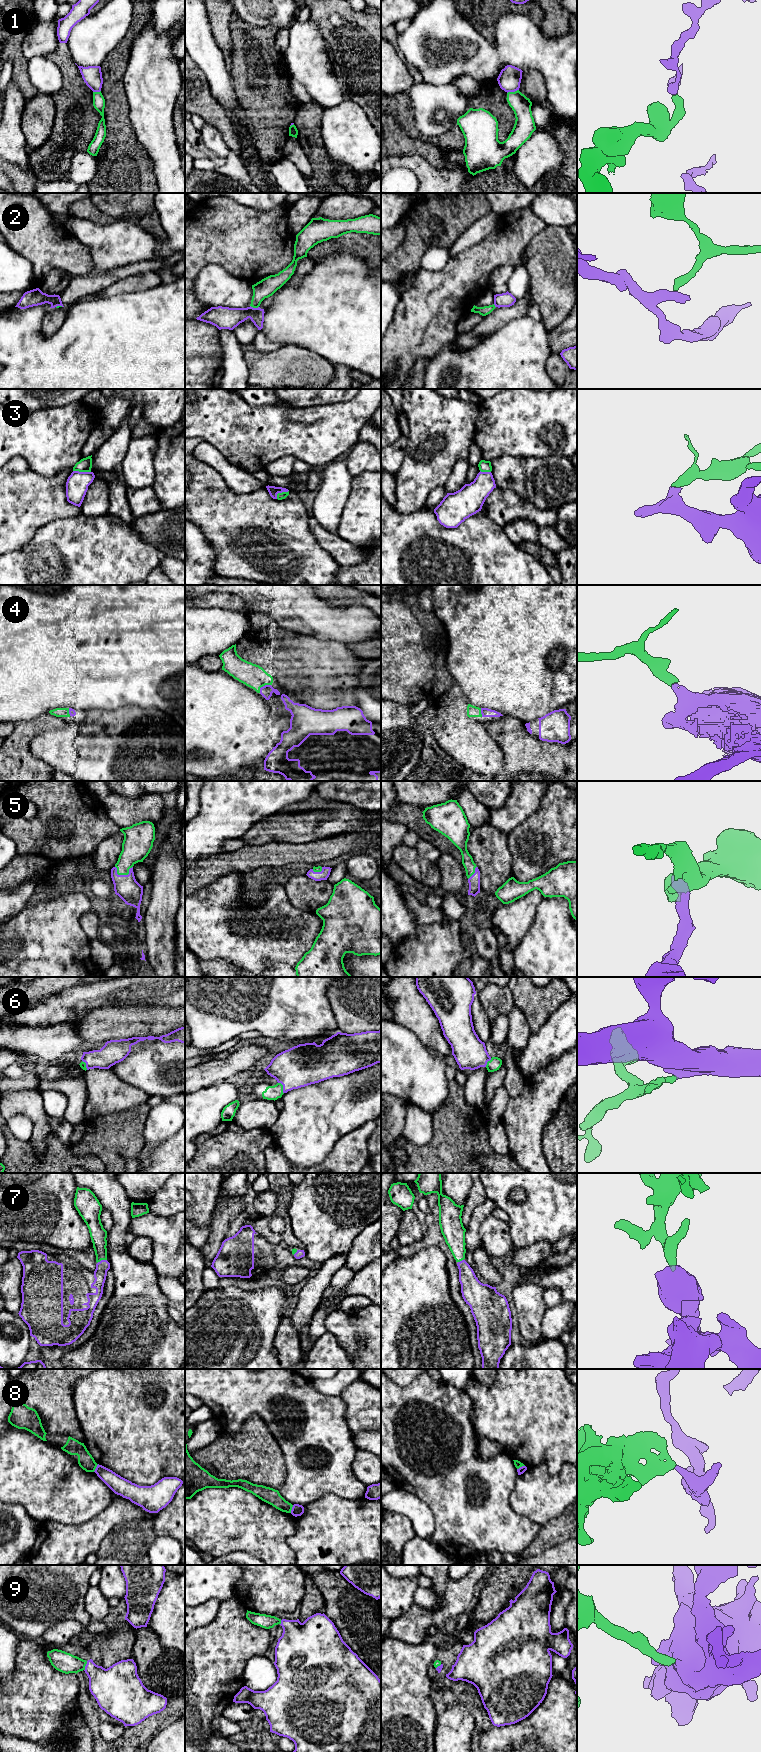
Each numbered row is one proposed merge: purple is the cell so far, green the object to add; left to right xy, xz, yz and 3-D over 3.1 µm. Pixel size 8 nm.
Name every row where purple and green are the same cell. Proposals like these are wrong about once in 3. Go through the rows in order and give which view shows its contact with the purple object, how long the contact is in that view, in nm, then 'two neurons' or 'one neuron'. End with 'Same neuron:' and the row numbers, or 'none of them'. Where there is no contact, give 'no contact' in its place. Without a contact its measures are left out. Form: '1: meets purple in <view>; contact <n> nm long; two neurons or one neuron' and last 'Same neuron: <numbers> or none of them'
1: meets purple in yz; contact 100 nm long; two neurons
2: meets purple in xz; contact 70 nm long; two neurons
3: meets purple in xy; contact 140 nm long; two neurons
4: meets purple in xz; contact 120 nm long; one neuron
5: meets purple in xy; contact 150 nm long; one neuron
6: meets purple in xz; contact 100 nm long; one neuron
7: meets purple in xy; contact 90 nm long; one neuron
8: meets purple in xy; contact 80 nm long; two neurons
9: meets purple in xy; contact 80 nm long; one neuron
Same neuron: 4, 5, 6, 7, 9

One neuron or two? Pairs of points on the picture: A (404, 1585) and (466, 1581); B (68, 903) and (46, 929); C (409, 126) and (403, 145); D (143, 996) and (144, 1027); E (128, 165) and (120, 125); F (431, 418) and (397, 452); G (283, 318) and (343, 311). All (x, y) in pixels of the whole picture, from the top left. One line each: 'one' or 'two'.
A: two
B: one
C: two
D: two
E: one
F: two
G: one

